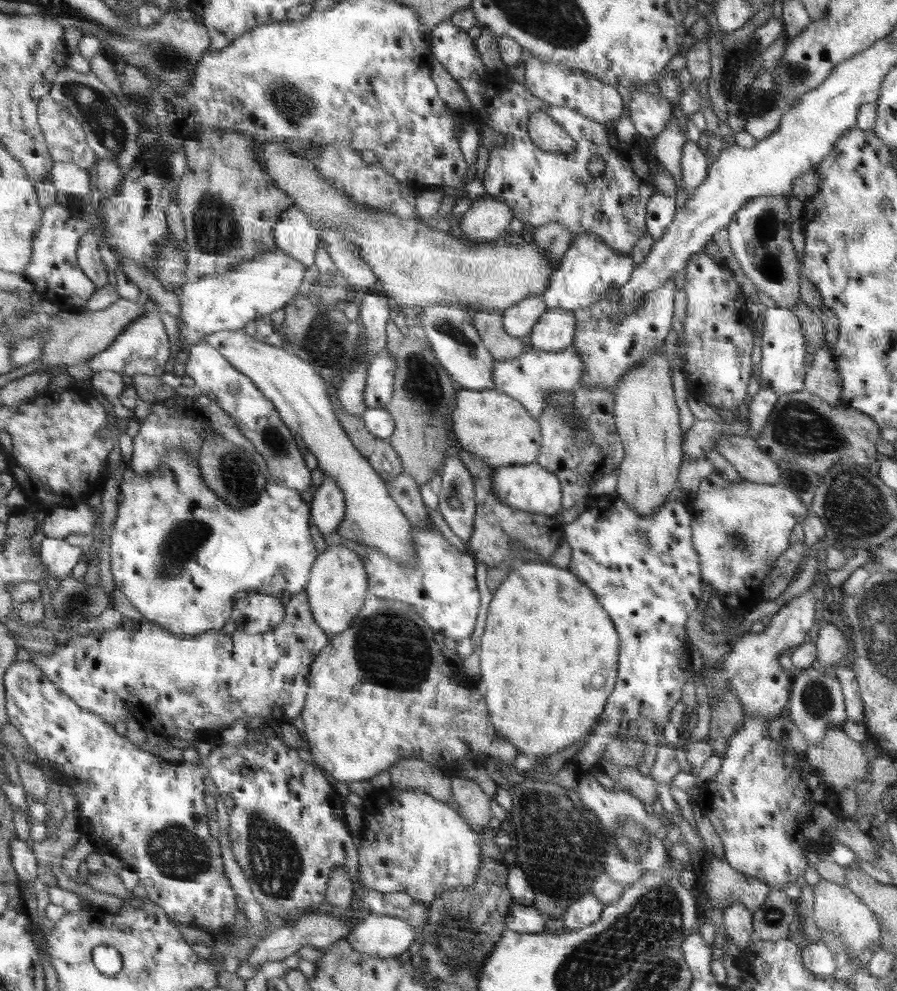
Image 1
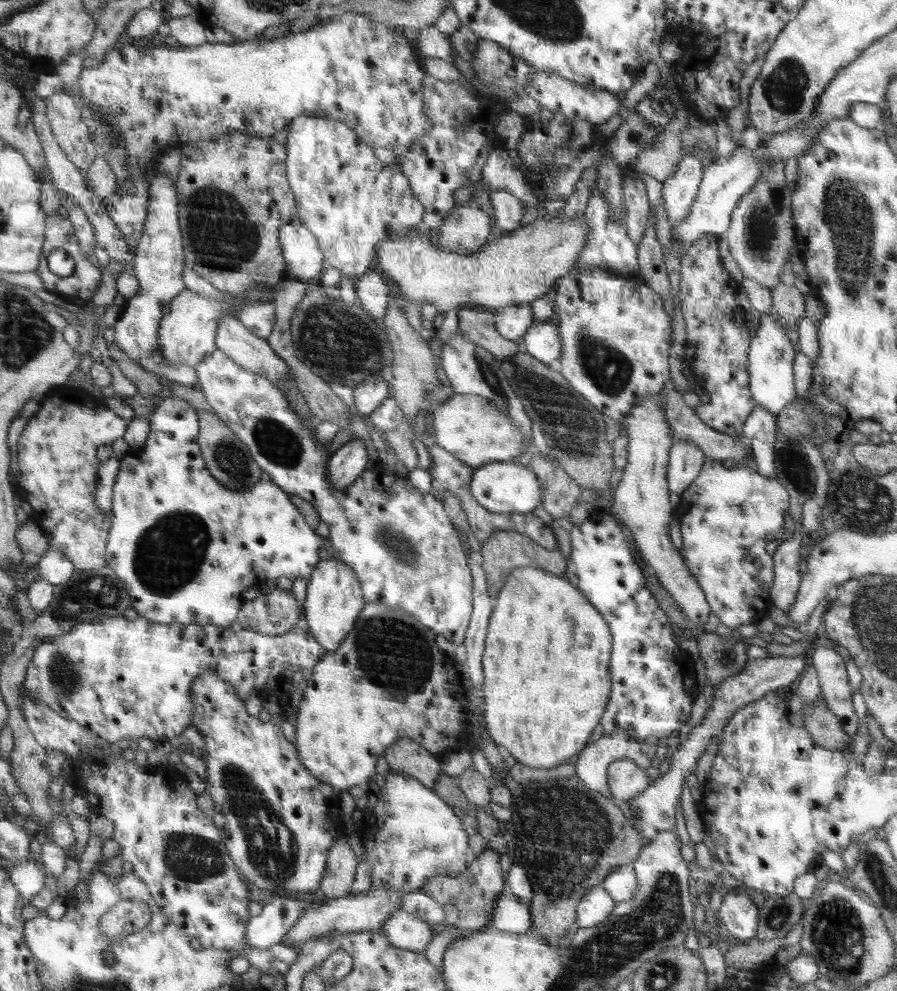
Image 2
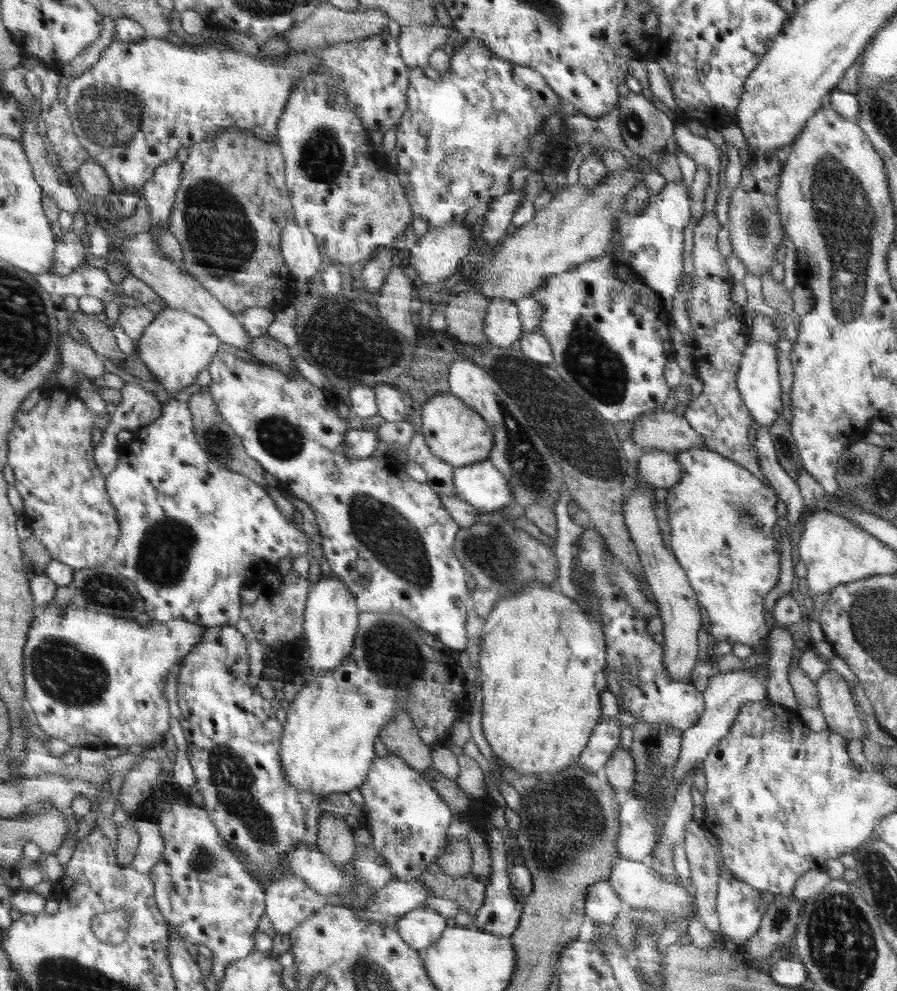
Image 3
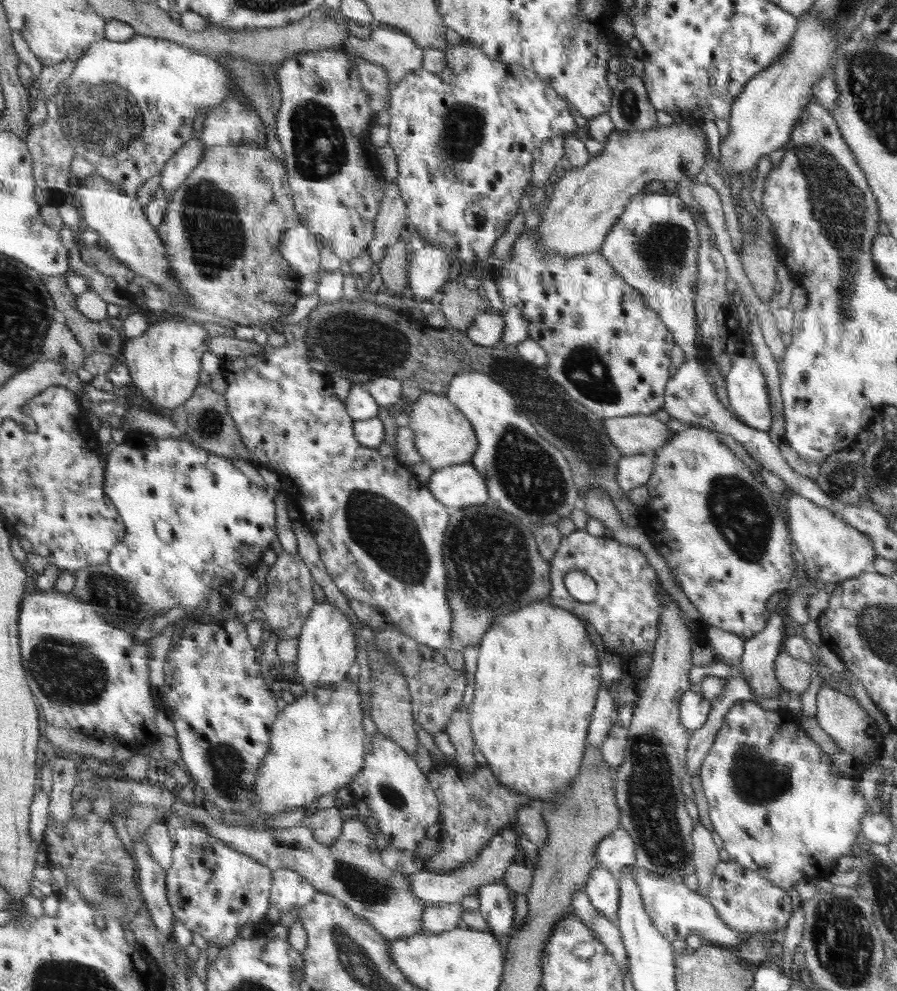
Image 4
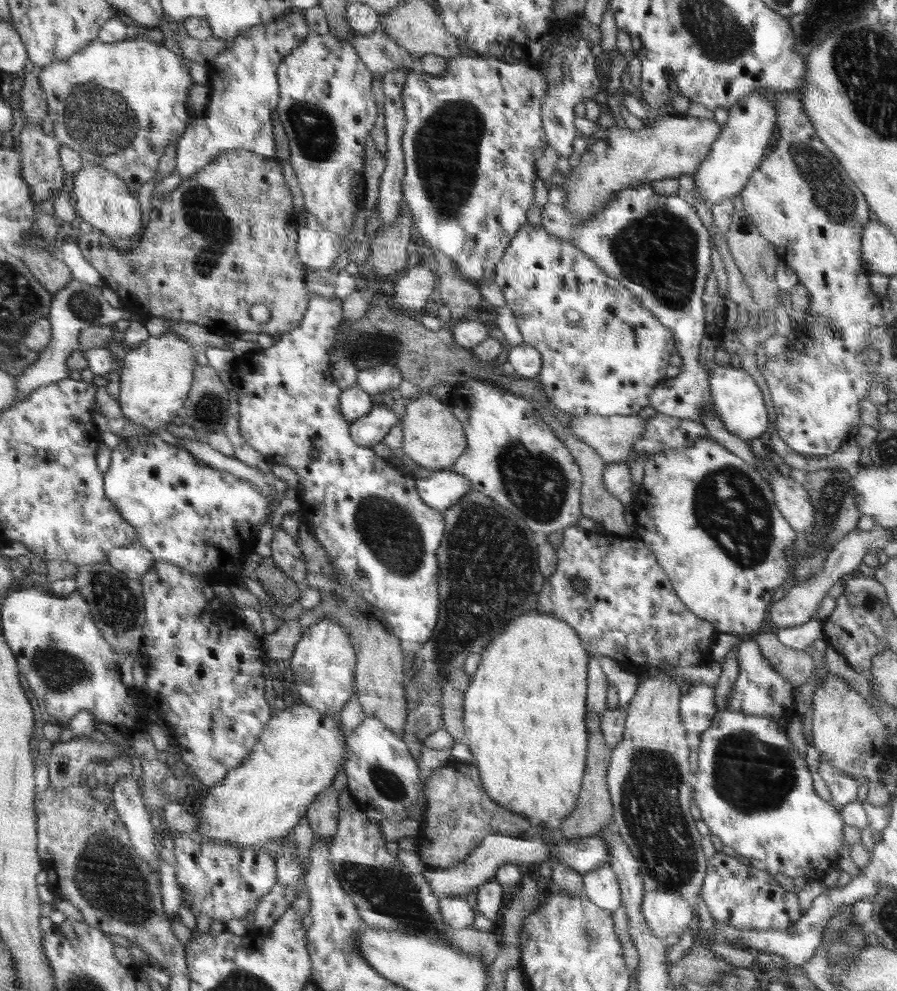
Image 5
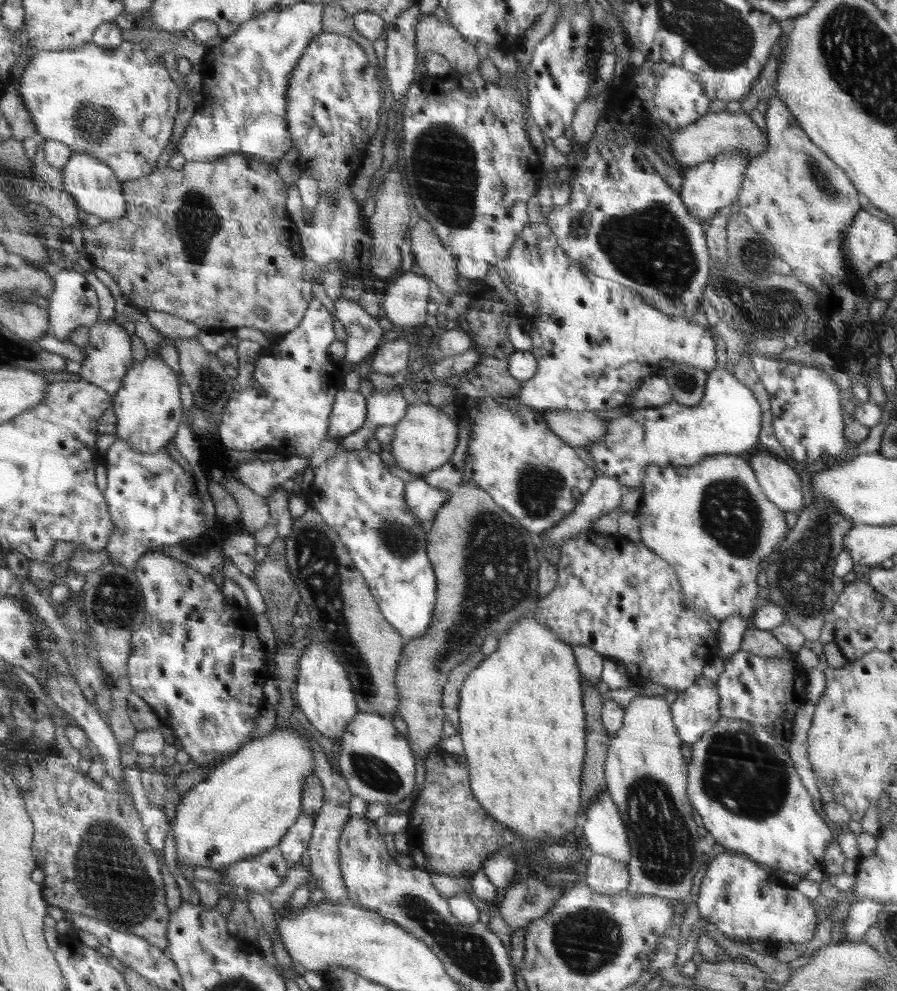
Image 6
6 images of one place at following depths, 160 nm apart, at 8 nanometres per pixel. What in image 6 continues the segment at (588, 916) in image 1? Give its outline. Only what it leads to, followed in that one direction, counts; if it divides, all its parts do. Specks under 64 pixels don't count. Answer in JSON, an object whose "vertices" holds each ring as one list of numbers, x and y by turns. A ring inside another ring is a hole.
{"vertices":[[593,854,588,860,585,882,595,893,618,895,625,892,629,880,628,867,616,859]]}

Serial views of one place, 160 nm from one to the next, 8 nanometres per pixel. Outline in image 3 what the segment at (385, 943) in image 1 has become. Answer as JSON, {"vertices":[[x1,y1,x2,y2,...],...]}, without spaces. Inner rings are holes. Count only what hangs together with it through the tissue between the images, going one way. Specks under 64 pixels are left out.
{"vertices":[[420,907,403,914,397,921,395,929,414,949,428,949,444,933,446,919,428,907]]}

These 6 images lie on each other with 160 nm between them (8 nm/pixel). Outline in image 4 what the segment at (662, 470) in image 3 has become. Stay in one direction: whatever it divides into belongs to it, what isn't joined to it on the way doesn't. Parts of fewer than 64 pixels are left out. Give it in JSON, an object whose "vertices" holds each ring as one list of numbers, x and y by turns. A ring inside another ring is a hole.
{"vertices":[[653,454,622,457,617,464,617,483,628,496,630,490,646,485,653,469]]}

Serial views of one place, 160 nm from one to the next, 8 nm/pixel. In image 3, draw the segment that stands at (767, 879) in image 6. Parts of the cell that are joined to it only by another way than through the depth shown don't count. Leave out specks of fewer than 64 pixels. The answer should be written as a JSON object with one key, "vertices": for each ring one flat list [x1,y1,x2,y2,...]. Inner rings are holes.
{"vertices":[[722,866,722,870,719,870,716,906,720,930,728,936,728,940,744,945,761,928,761,921,764,920,768,905,764,903,760,894,760,889,737,879,729,868]]}

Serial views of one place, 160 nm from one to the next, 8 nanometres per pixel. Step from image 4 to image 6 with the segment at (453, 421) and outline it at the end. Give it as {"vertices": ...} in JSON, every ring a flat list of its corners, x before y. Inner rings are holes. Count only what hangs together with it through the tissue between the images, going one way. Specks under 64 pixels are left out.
{"vertices":[[423,397,413,398,405,417,392,427,395,435,390,442,391,454,400,468,412,474,424,475,440,469,451,460,457,448,457,442,460,440,458,426,438,408,432,408,432,404]]}

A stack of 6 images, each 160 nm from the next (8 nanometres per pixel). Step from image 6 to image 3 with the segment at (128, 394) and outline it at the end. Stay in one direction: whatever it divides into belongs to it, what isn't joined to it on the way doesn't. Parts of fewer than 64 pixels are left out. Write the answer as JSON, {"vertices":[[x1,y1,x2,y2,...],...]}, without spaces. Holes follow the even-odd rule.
{"vertices":[[169,306,157,310,155,320,136,343,135,352,160,383,163,398,175,397,181,390,194,385,198,373,208,368,221,347,221,341,215,339,213,329,205,319,192,311]]}

